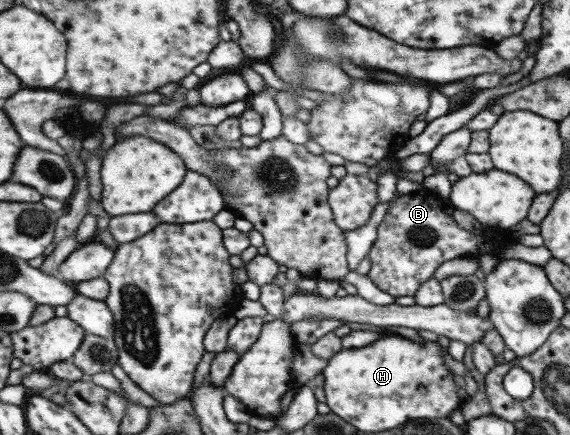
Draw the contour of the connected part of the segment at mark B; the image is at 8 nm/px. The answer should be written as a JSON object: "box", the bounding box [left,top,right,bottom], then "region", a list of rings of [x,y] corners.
{"box":[366,187,509,298],"region":[[[422,187],[412,194],[396,194],[391,201],[385,217],[377,226],[376,238],[366,256],[371,260],[367,276],[377,289],[389,293],[393,298],[412,296],[443,261],[489,254],[508,241],[503,239],[509,235],[506,231],[484,229],[482,233],[475,234],[459,227],[451,218],[454,208],[449,203],[449,195],[441,197]]]}

